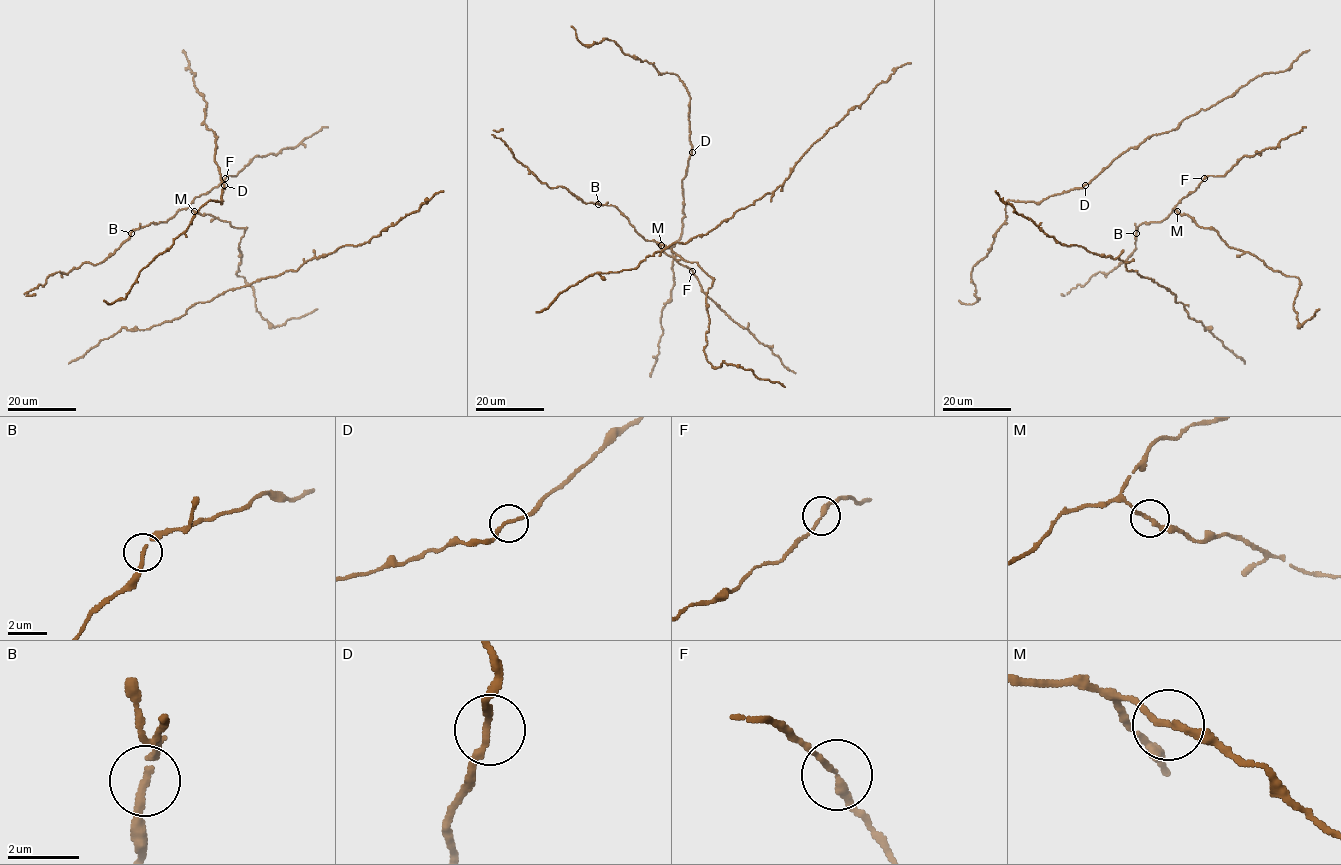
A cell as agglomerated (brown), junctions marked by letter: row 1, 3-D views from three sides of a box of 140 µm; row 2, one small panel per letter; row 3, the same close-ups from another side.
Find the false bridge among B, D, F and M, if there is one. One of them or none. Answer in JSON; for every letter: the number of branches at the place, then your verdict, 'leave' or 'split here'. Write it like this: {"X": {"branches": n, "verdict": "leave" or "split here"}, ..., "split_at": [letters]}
{"B": {"branches": 2, "verdict": "leave"}, "D": {"branches": 2, "verdict": "leave"}, "F": {"branches": 2, "verdict": "leave"}, "M": {"branches": 2, "verdict": "leave"}, "split_at": []}

